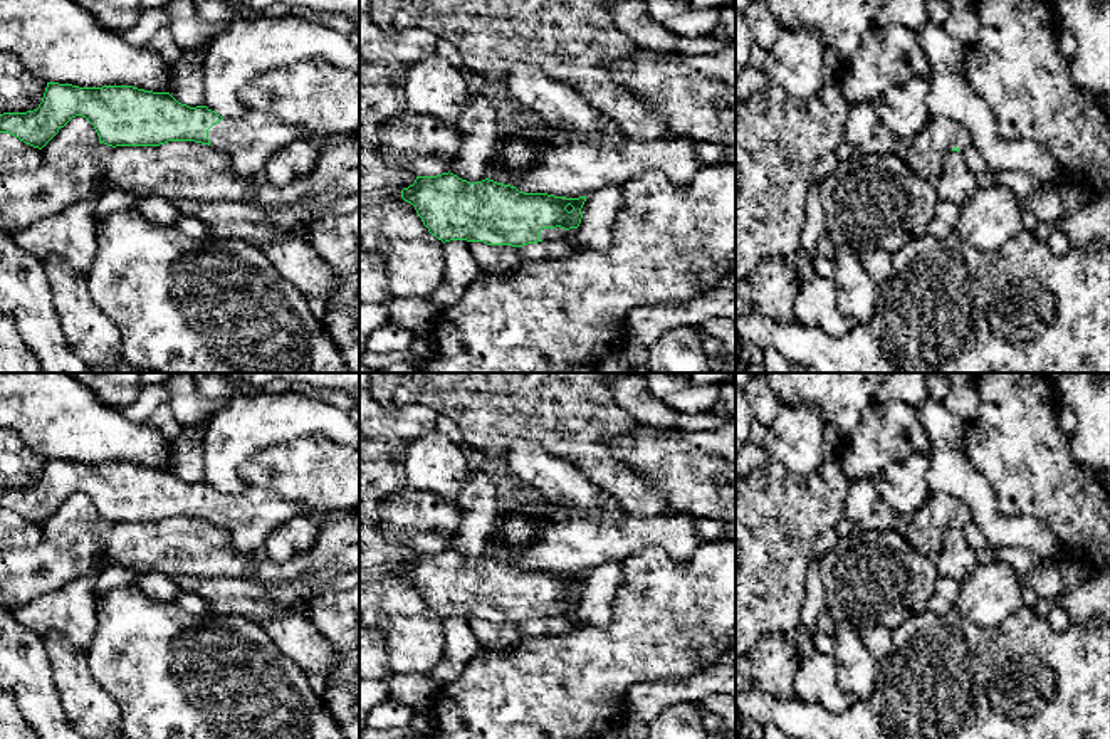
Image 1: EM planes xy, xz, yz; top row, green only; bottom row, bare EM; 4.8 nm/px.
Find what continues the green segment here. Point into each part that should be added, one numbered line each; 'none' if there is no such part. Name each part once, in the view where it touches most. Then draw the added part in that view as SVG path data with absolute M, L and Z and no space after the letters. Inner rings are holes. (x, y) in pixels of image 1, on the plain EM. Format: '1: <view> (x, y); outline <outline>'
1: xz (546, 610); outline M556 603L556 605L542 605L539 615L542 618L561 616L569 606L564 606L561 603Z

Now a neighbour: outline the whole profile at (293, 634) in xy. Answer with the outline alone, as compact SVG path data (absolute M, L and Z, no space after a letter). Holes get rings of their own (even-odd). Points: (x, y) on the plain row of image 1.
M306 613L275 615L264 626L280 653L296 662L304 672L314 672L324 679L334 672L334 650Z

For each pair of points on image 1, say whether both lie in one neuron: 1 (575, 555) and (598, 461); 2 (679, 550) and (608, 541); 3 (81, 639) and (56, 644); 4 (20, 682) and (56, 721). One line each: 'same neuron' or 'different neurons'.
1: different neurons
2: same neuron
3: different neurons
4: same neuron

